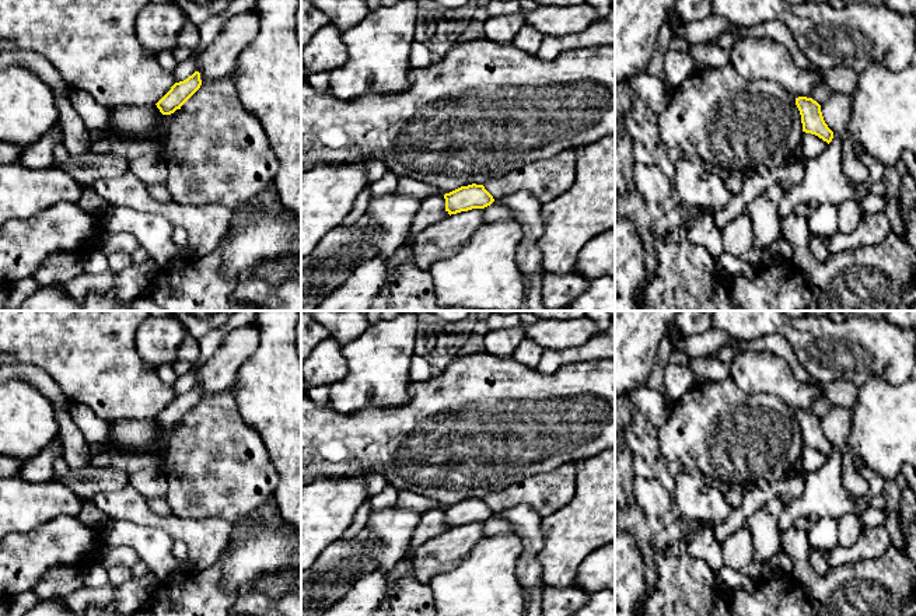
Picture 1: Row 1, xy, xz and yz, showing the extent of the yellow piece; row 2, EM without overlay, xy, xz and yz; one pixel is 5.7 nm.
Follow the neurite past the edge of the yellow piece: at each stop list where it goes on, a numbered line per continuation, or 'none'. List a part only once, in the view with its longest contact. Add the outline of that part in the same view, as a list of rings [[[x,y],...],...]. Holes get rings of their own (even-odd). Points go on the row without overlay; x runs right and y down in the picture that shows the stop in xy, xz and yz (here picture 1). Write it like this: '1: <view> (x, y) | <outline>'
none

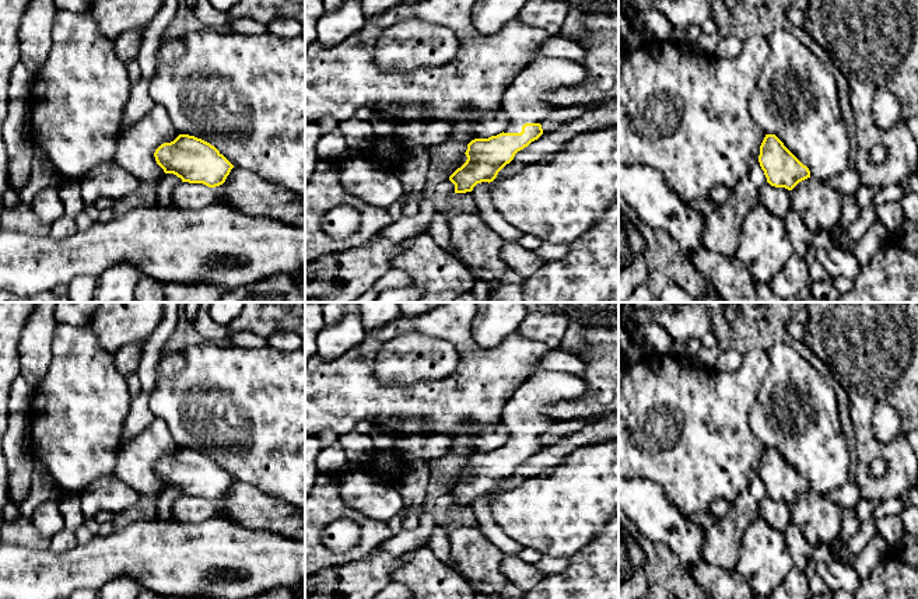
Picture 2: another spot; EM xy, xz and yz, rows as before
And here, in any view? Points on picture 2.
1: xz (522, 416) | [[[540,369],[530,375],[502,409],[500,424],[508,430],[504,446],[521,446],[525,437],[540,437],[556,421],[543,411],[585,392],[585,381],[575,374]]]

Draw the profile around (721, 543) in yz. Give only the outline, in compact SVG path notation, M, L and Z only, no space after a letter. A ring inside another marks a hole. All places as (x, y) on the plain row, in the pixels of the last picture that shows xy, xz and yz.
M761 481L750 484L730 502L729 512L705 530L702 557L707 564L735 571L739 543L746 529L760 519L760 504L765 497Z

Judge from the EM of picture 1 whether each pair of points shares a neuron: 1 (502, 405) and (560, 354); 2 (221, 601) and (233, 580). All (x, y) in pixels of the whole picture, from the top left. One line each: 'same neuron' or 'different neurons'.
1: different neurons
2: different neurons

